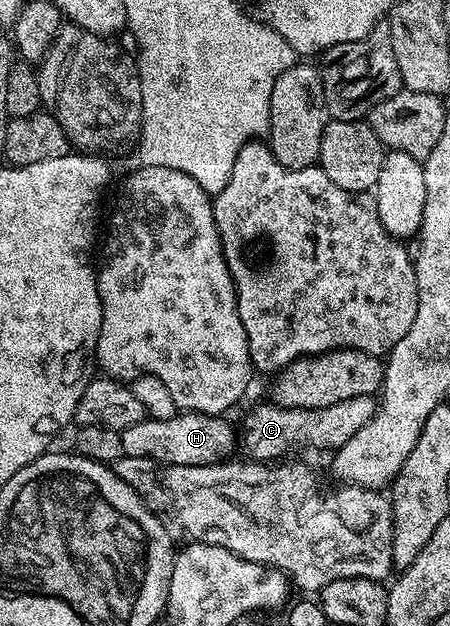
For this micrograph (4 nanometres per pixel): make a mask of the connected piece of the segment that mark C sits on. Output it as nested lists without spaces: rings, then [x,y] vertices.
[[[373,394],[355,396],[352,400],[344,400],[340,404],[332,404],[332,408],[305,410],[304,408],[284,408],[267,404],[258,406],[242,422],[240,426],[240,446],[246,449],[245,457],[255,462],[273,463],[287,457],[289,450],[298,450],[301,446],[311,446],[314,450],[333,452],[340,449],[364,424],[368,424],[378,412],[380,402]]]

